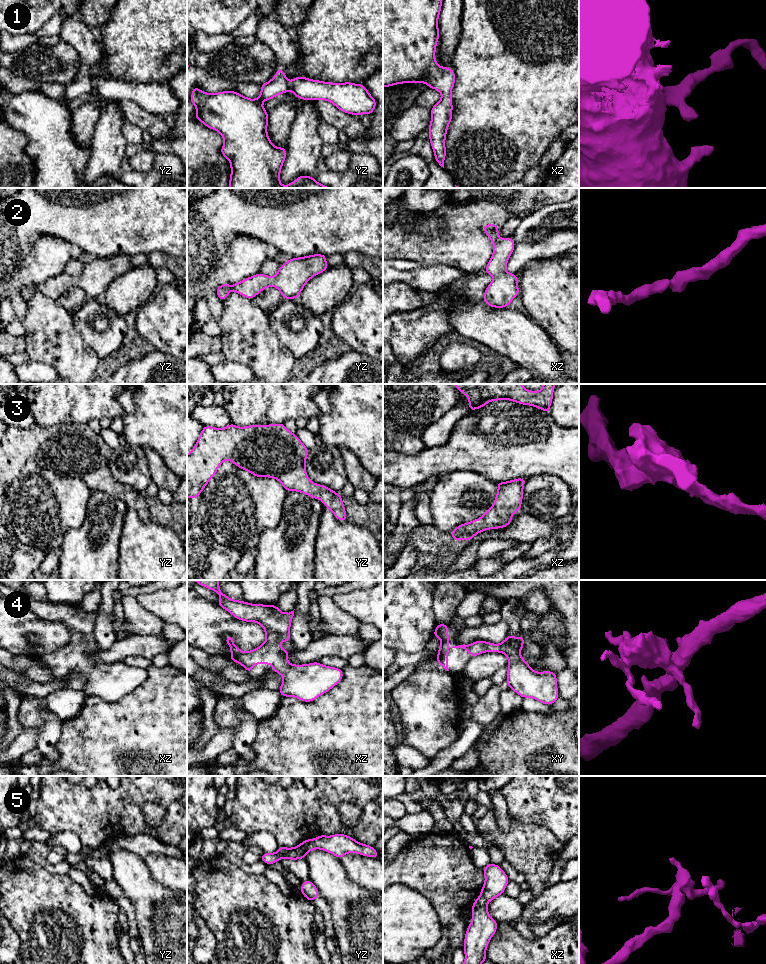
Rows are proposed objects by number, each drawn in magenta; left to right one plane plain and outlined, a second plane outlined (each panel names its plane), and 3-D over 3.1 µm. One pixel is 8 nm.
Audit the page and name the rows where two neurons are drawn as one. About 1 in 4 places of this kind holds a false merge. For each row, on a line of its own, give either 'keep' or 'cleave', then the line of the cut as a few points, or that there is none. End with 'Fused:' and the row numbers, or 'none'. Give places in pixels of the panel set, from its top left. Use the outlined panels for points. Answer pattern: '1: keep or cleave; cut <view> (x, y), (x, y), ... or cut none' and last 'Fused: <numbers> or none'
1: keep; cut none
2: keep; cut none
3: keep; cut none
4: keep; cut none
5: keep; cut none
Fused: none

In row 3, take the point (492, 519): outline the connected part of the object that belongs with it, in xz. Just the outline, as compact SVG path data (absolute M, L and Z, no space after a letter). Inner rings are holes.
M517 478L498 482L498 492L493 506L476 520L457 526L451 533L454 541L474 538L477 533L488 529L504 528L512 523L511 516L521 510L523 487L527 479Z

